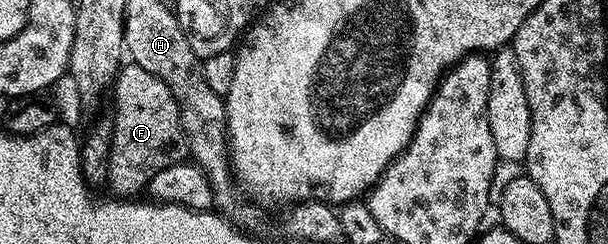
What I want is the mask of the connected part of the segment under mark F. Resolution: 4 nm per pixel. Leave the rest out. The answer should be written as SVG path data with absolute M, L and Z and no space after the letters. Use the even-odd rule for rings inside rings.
M126 63L112 84L114 91L108 189L122 199L141 194L156 171L187 160L186 136L180 124L178 104L168 87L152 71Z

